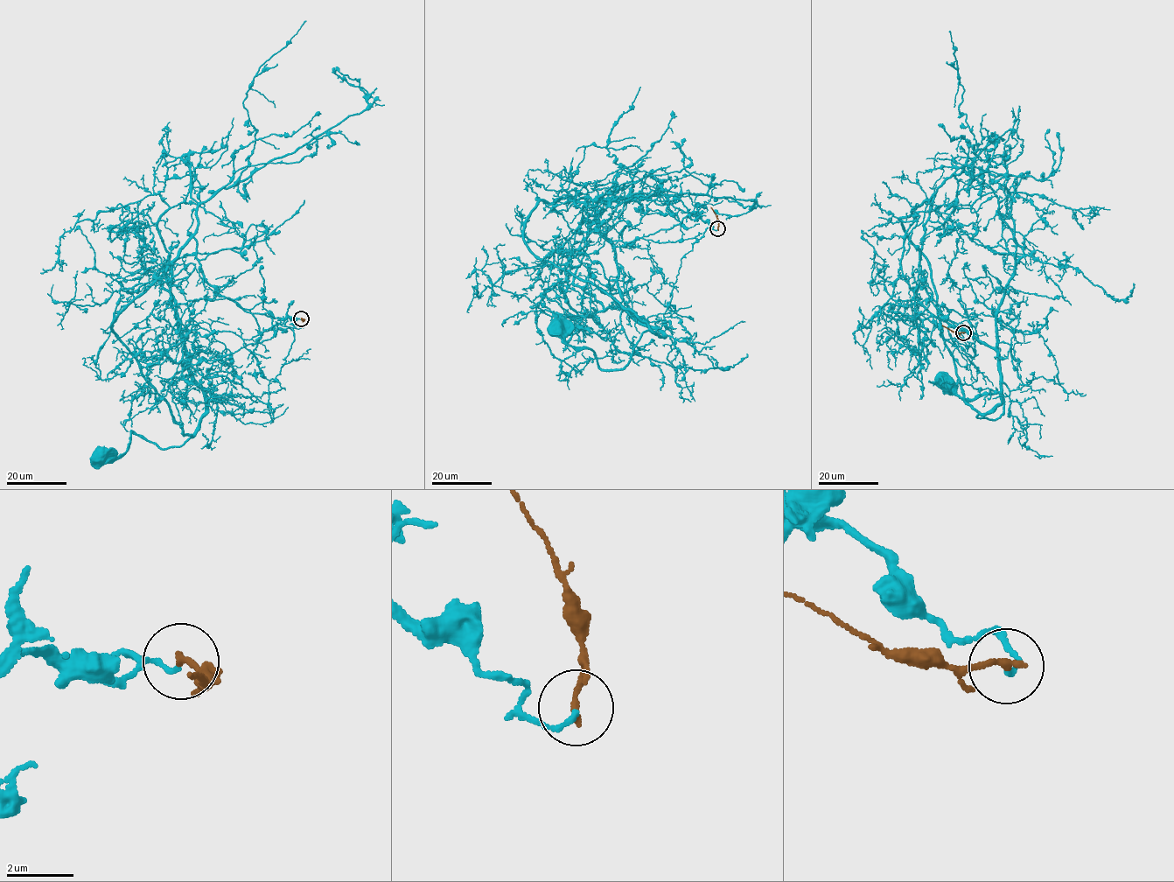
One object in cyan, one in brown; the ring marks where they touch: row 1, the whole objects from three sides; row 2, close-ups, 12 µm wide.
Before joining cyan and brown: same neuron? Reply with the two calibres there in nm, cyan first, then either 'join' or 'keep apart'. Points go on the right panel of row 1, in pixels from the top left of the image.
calibres 140 and 200 nm; keep apart

